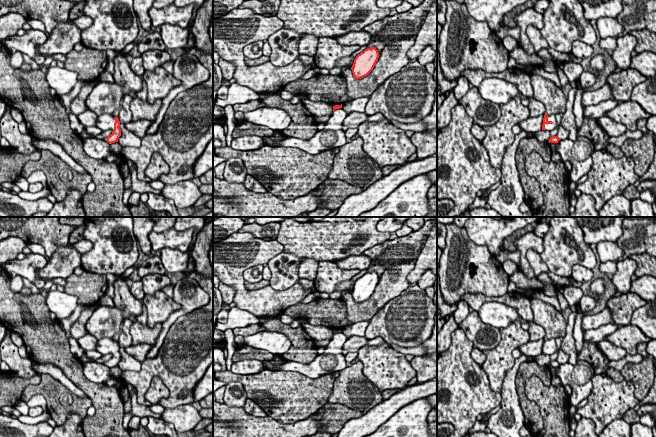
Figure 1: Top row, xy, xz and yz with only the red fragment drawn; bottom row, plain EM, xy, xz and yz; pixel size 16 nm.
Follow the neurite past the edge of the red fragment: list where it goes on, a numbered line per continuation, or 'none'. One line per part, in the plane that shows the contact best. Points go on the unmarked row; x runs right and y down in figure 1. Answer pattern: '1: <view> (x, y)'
1: yz (548, 351)

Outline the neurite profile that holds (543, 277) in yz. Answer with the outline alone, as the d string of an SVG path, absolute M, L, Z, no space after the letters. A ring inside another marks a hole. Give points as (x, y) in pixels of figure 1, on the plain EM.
M541 273L538 276L538 279L544 284L544 287L541 289L541 292L543 292L546 296L557 297L558 302L560 304L561 312L565 311L567 308L569 308L573 313L576 312L576 305L569 305L564 295L557 290L556 286L552 283L552 280L550 279L547 273Z

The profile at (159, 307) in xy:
M162 291L154 295L145 294L141 300L147 309L147 326L153 328L157 323L165 322L170 314L181 309L181 305L176 303Z

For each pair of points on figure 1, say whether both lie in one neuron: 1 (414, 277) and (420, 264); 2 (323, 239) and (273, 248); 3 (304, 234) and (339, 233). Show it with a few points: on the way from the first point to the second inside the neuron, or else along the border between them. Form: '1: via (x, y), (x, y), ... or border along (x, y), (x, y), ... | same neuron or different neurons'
1: via (415, 274), (420, 267) | same neuron
2: border along (276, 239), (282, 245), (283, 251) | different neurons
3: via (313, 234), (330, 234) | same neuron

